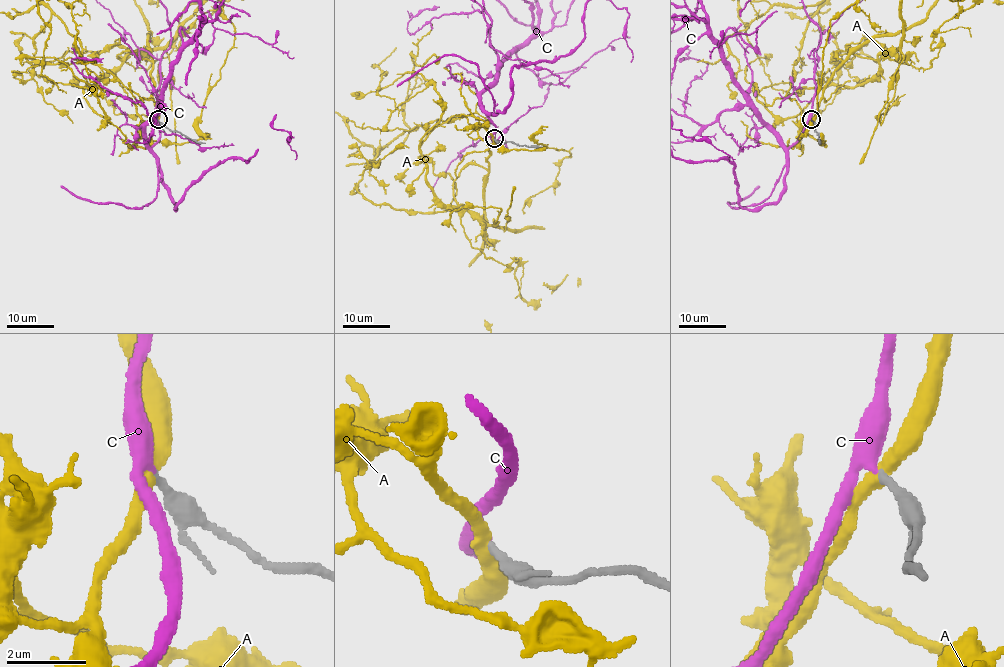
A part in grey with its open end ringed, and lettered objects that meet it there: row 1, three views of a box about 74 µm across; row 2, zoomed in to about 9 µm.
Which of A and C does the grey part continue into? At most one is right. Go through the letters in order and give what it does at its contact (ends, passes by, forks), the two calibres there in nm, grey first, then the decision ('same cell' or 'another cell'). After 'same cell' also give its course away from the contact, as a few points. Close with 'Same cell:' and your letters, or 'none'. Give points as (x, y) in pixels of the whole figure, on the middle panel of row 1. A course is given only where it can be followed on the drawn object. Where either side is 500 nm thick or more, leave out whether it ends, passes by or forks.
A: it passes by | 280/400 nm | another cell
C: it passes by | 240/320 nm | same cell
Same cell: C

